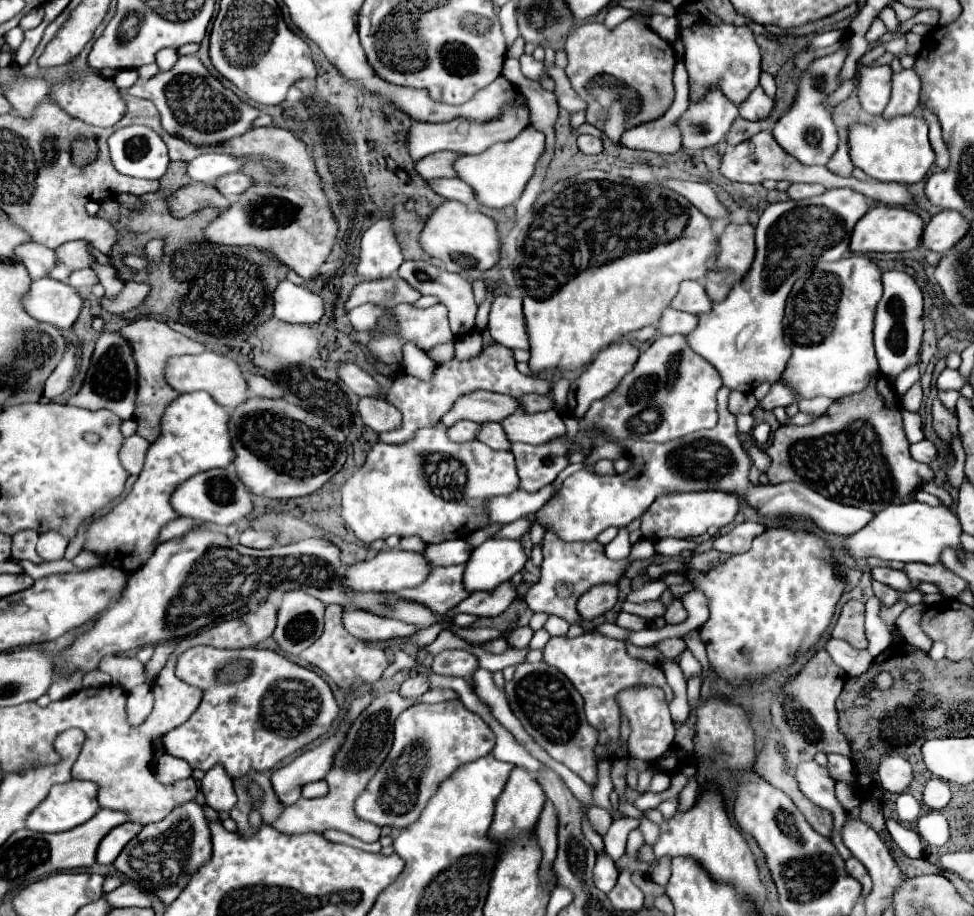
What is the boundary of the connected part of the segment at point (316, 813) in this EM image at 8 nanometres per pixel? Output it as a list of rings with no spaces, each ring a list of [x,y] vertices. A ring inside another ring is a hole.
[[[427,689],[417,699],[407,699],[407,697],[399,695],[399,691],[389,691],[389,693],[383,693],[381,697],[377,697],[357,717],[357,721],[349,729],[345,743],[335,759],[335,765],[325,777],[325,781],[329,785],[329,793],[319,799],[299,799],[297,803],[285,807],[281,813],[281,819],[277,819],[277,823],[273,823],[273,827],[285,835],[323,833],[327,829],[337,829],[337,831],[349,833],[349,835],[353,835],[361,841],[367,841],[367,843],[377,841],[381,827],[357,819],[355,811],[353,811],[353,801],[357,799],[357,795],[361,795],[361,791],[365,789],[365,783],[375,775],[377,767],[385,761],[385,755],[389,753],[389,747],[393,743],[393,729],[391,727],[393,727],[395,717],[415,703],[437,703],[437,701],[455,699],[455,697],[457,697],[457,693],[451,689]]]

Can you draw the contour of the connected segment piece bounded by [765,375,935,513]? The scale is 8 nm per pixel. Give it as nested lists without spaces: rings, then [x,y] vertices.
[[[877,375],[865,391],[835,401],[827,409],[827,413],[823,413],[811,425],[803,425],[803,427],[781,425],[775,431],[773,443],[765,453],[771,457],[771,467],[767,471],[771,483],[797,481],[837,503],[853,505],[853,507],[863,505],[873,513],[879,513],[887,505],[907,503],[917,489],[921,489],[925,483],[931,483],[935,479],[935,473],[929,465],[919,463],[911,457],[909,441],[905,437],[903,421],[899,413],[899,399],[895,395],[893,385],[885,381],[883,375]]]

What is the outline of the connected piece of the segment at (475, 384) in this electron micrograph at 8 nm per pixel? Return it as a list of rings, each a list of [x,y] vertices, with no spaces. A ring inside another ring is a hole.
[[[491,343],[489,347],[481,349],[481,353],[473,359],[459,361],[457,357],[453,357],[447,363],[437,363],[433,377],[429,381],[421,381],[409,373],[401,373],[401,375],[393,377],[391,387],[385,393],[385,399],[401,411],[403,425],[399,429],[381,433],[379,439],[385,443],[403,443],[405,439],[411,439],[417,429],[437,425],[441,421],[441,417],[445,415],[445,411],[449,411],[449,405],[453,405],[457,397],[465,395],[467,391],[477,391],[477,389],[503,393],[503,395],[511,395],[511,397],[521,397],[525,393],[539,393],[539,395],[553,393],[551,383],[547,379],[537,377],[537,375],[525,377],[523,373],[519,373],[517,361],[515,361],[511,349],[507,349],[499,343]]]

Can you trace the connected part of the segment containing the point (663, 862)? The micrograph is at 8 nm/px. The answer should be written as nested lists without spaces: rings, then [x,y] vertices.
[[[669,857],[665,859],[659,859],[659,865],[653,867],[653,873],[651,873],[651,879],[659,885],[665,885],[669,881]]]

